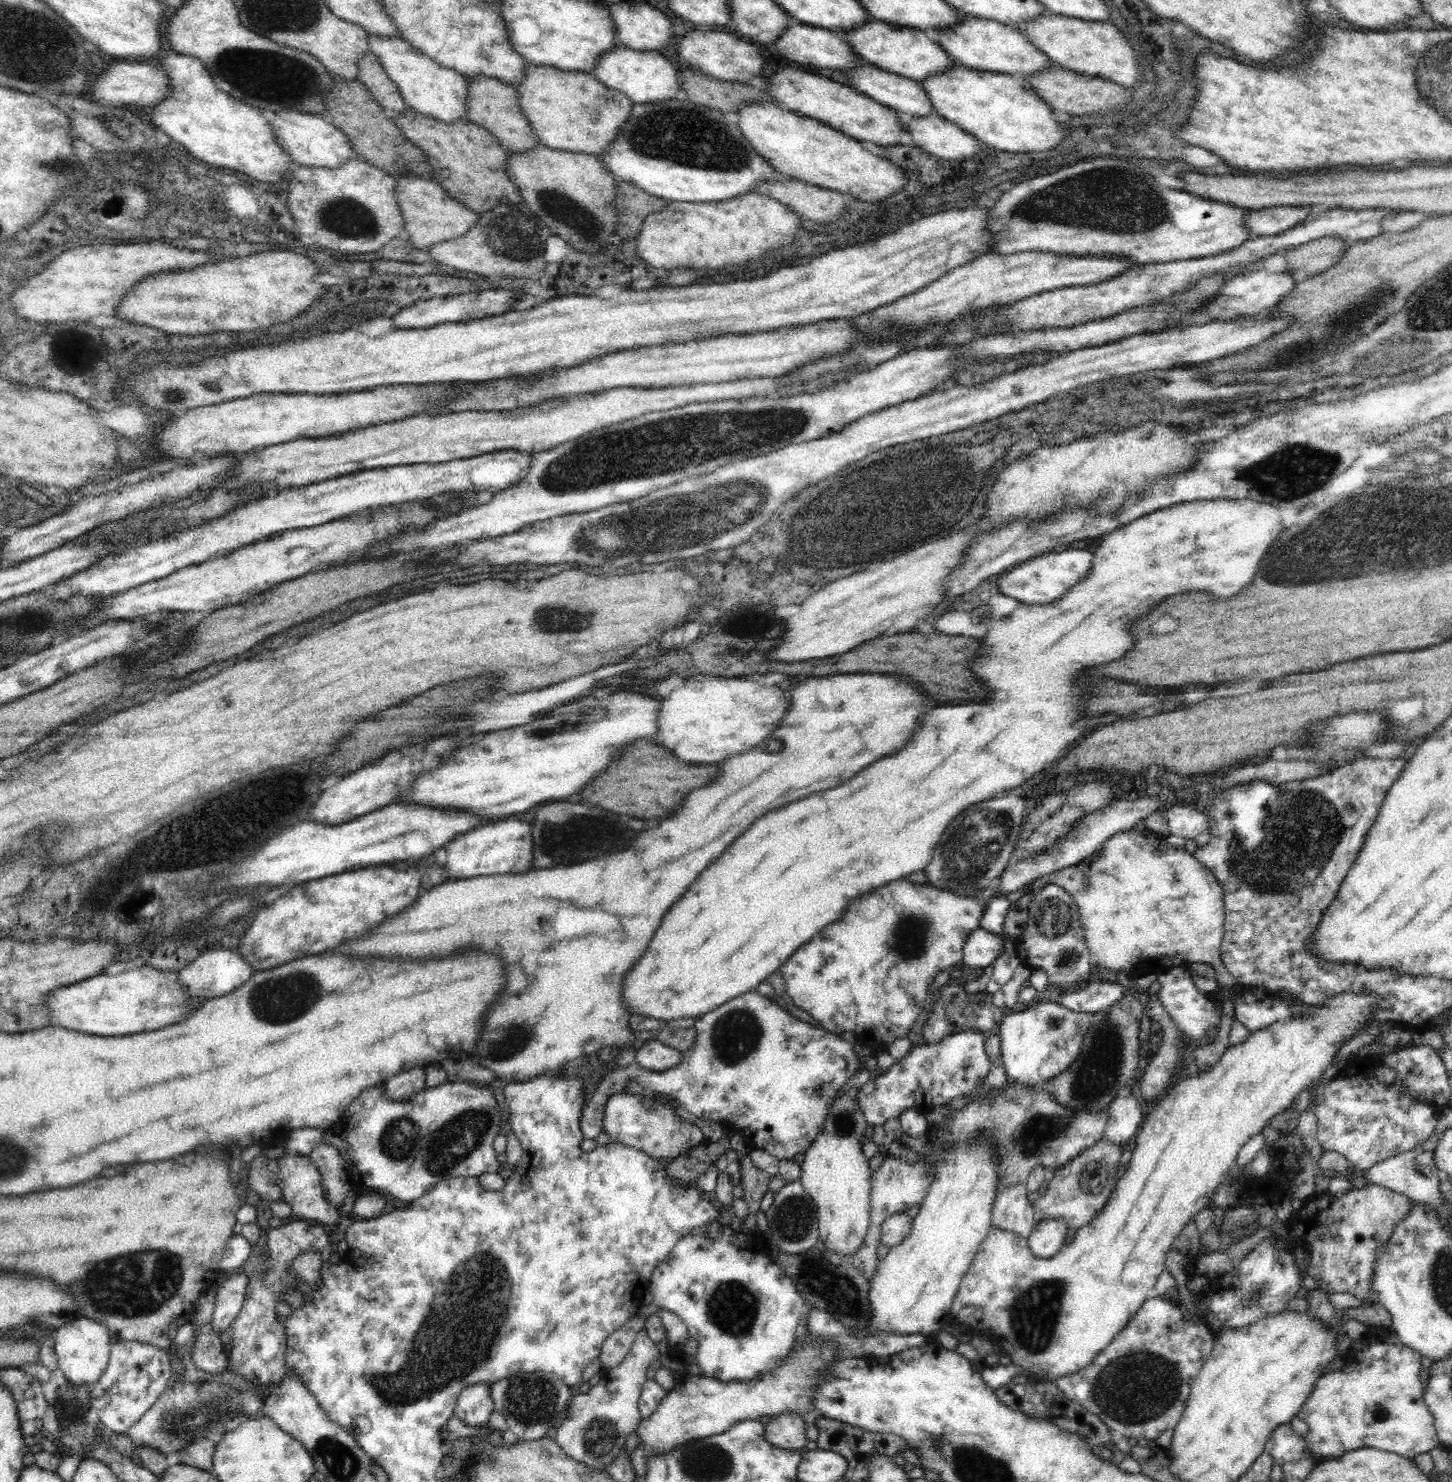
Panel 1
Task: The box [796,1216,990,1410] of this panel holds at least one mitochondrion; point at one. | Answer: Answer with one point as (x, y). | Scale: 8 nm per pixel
(816, 1274)

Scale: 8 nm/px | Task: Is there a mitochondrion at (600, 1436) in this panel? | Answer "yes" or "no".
yes

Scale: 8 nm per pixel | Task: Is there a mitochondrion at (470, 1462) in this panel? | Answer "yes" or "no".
no

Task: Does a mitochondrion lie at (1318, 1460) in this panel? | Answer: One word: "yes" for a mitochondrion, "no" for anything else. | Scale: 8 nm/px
no

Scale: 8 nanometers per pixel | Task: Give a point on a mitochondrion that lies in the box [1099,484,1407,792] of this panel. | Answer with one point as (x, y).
(1379, 497)

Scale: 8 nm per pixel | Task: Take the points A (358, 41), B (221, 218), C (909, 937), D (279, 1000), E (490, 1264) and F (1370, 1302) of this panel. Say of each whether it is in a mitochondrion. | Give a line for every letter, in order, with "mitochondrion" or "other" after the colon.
A: other
B: mitochondrion
C: mitochondrion
D: mitochondrion
E: mitochondrion
F: other

